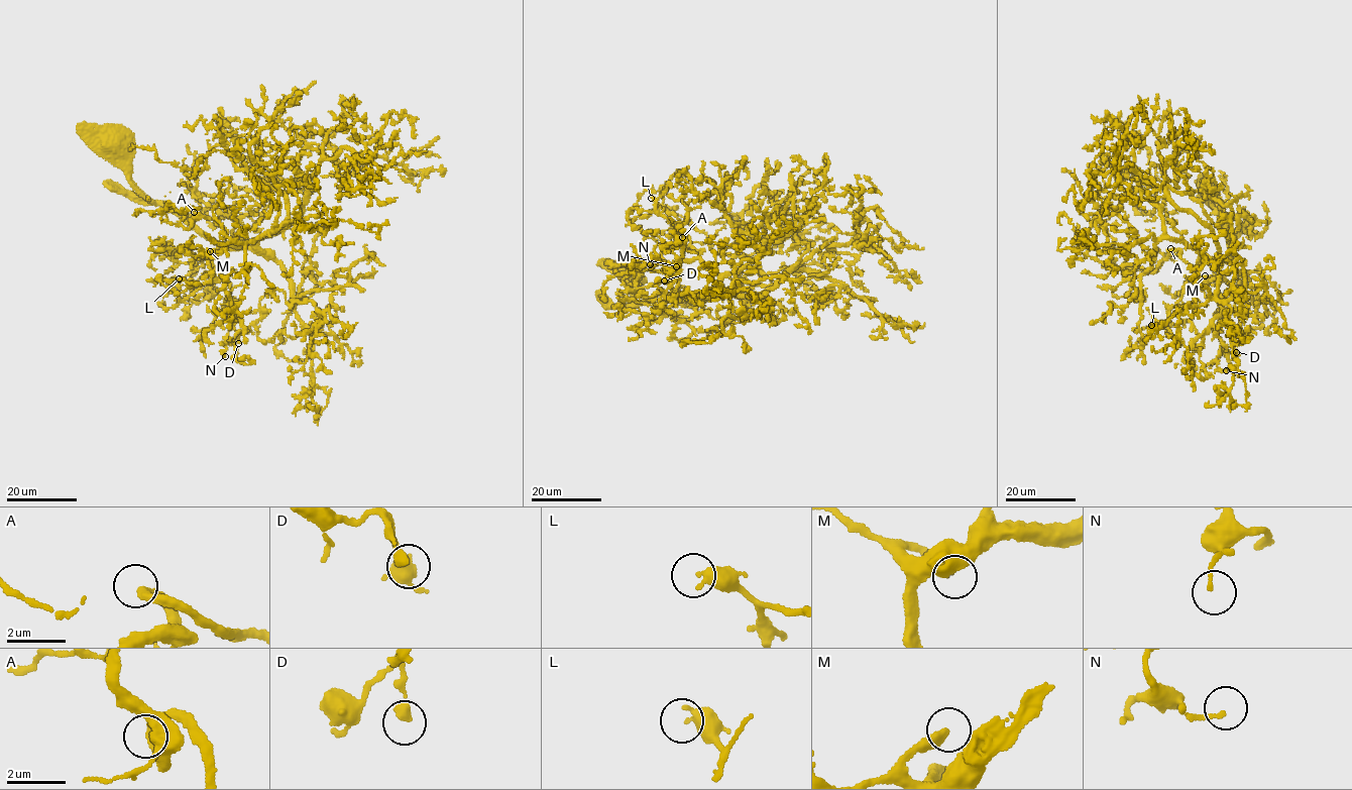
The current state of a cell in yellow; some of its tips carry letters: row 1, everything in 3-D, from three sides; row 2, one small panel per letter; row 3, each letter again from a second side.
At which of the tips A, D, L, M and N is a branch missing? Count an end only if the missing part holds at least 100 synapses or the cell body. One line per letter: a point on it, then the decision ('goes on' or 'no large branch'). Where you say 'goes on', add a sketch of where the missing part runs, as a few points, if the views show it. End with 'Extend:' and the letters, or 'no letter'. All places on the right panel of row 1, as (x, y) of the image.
A: place (1170, 248); no large branch
D: place (1236, 352); no large branch
L: place (1151, 325); no large branch
M: place (1205, 275); goes on; course (1205, 275), (1203, 257), (1198, 250), (1201, 244), (1192, 253), (1181, 242), (1164, 245)
N: place (1226, 370); no large branch
Extend: M

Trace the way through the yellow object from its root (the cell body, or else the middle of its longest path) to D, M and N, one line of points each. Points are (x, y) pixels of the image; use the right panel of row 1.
D: (1205, 192), (1218, 215), (1243, 230), (1227, 259), (1202, 256), (1192, 267), (1222, 298), (1212, 326), (1236, 352)
M: (1205, 192), (1218, 215), (1243, 230), (1227, 259), (1201, 257), (1192, 267), (1205, 281), (1205, 275)
N: (1205, 192), (1243, 230), (1227, 259), (1202, 256), (1192, 267), (1222, 298), (1212, 326), (1216, 366), (1226, 370)

